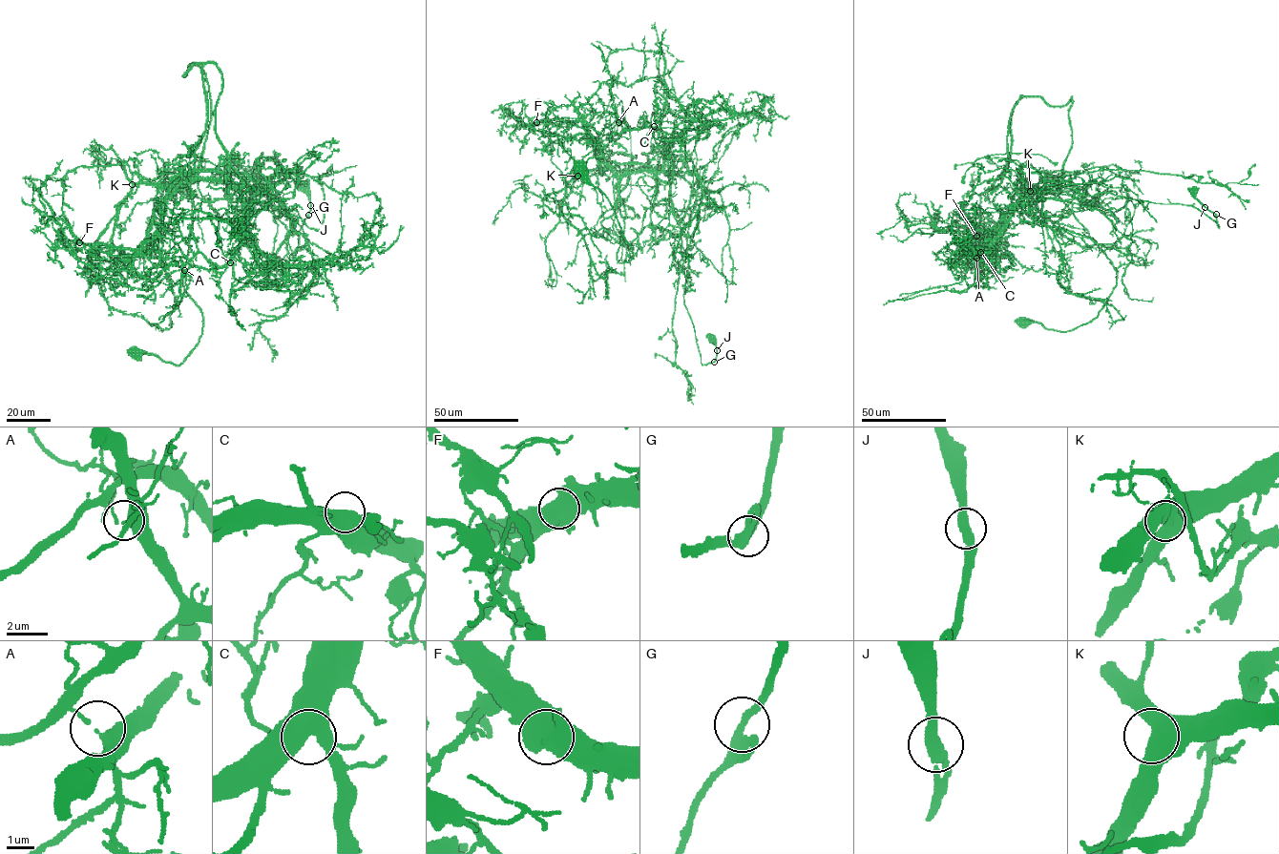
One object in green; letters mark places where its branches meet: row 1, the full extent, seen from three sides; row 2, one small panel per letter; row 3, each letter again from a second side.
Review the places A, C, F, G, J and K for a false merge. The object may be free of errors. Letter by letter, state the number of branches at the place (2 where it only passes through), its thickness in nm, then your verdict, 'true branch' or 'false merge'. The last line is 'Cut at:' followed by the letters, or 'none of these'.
A: 2 branches meet; 380 nm thick; true branch
C: 2 branches meet; 600 nm thick; true branch
F: 1 branches meet; 1050 nm thick; false merge
G: 2 branches meet; 300 nm thick; true branch
J: 2 branches meet; 440 nm thick; true branch
K: 2 branches meet; 600 nm thick; true branch
Cut at: F

